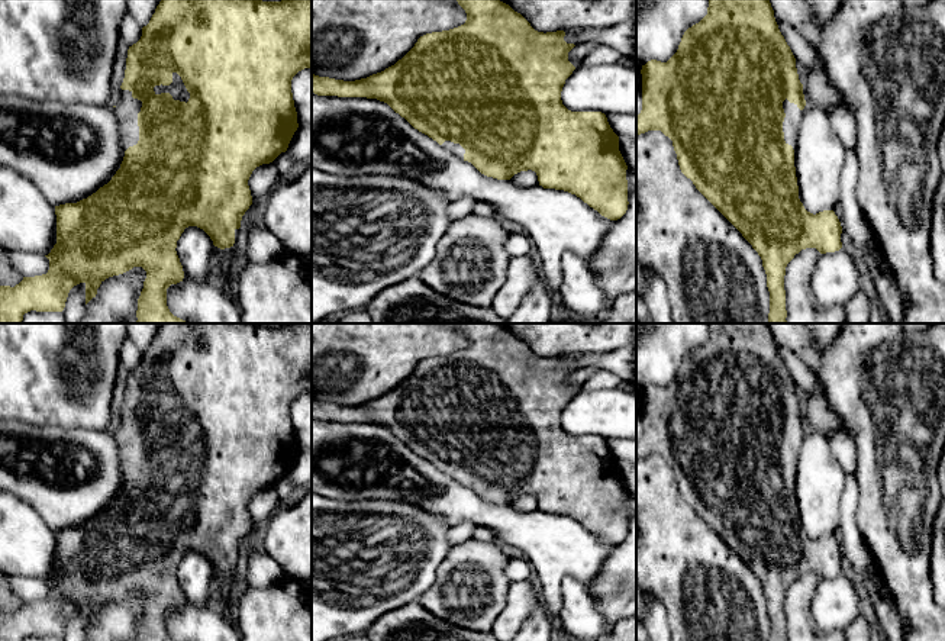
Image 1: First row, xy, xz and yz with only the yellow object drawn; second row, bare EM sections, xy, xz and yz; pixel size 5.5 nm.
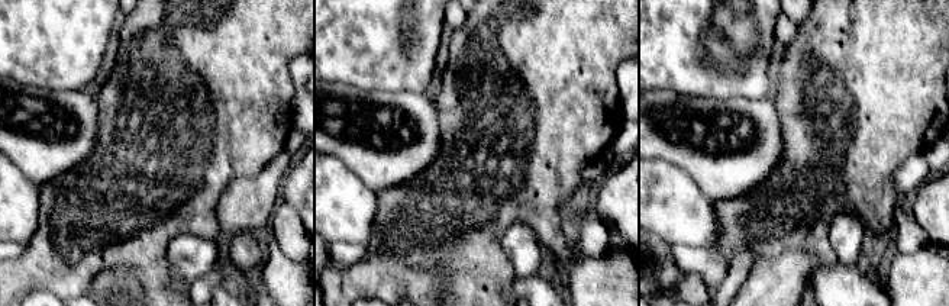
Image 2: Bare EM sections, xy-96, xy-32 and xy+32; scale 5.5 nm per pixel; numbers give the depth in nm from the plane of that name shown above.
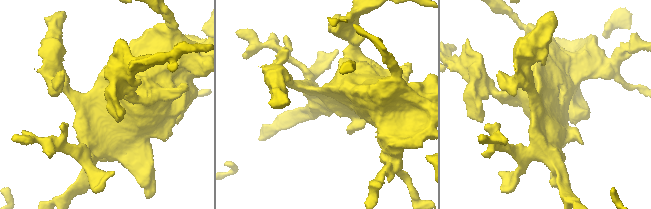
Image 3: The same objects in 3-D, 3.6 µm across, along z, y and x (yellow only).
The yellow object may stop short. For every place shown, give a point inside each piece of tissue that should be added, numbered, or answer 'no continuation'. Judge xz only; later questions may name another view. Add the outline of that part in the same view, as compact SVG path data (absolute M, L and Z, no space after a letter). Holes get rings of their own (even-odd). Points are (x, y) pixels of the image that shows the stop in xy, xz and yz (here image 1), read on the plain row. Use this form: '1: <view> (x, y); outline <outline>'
1: xz (457, 474); outline M445 466L441 471L454 479L457 483L464 484L465 474L459 468Z

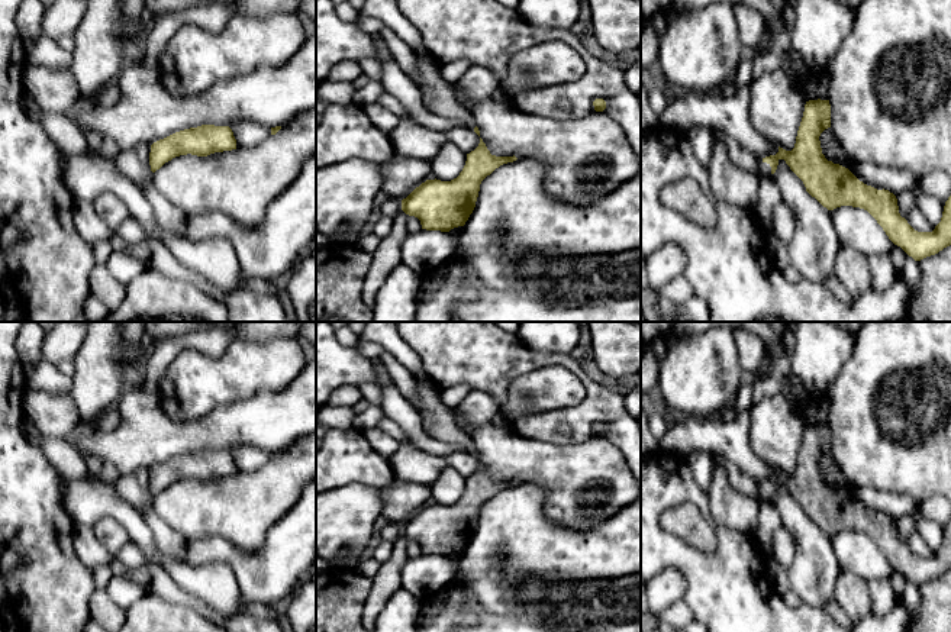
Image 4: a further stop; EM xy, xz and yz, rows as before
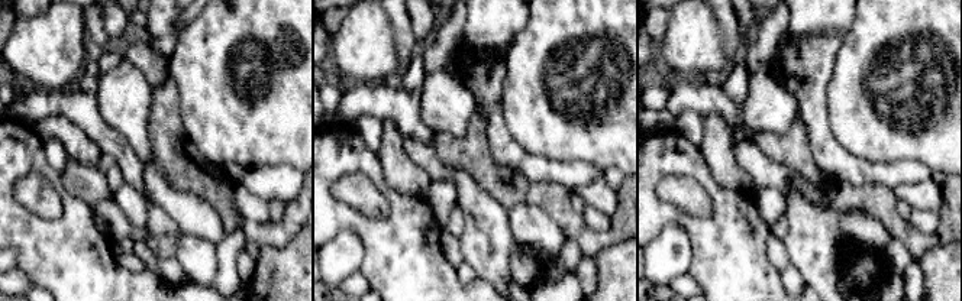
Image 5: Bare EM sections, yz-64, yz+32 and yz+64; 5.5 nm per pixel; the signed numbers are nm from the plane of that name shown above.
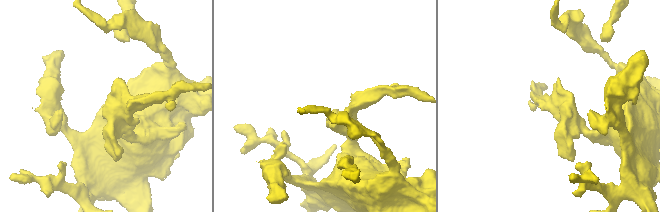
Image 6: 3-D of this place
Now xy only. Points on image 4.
no continuation

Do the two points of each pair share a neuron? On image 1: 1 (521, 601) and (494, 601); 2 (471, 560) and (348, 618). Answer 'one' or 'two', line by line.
1: two
2: two

